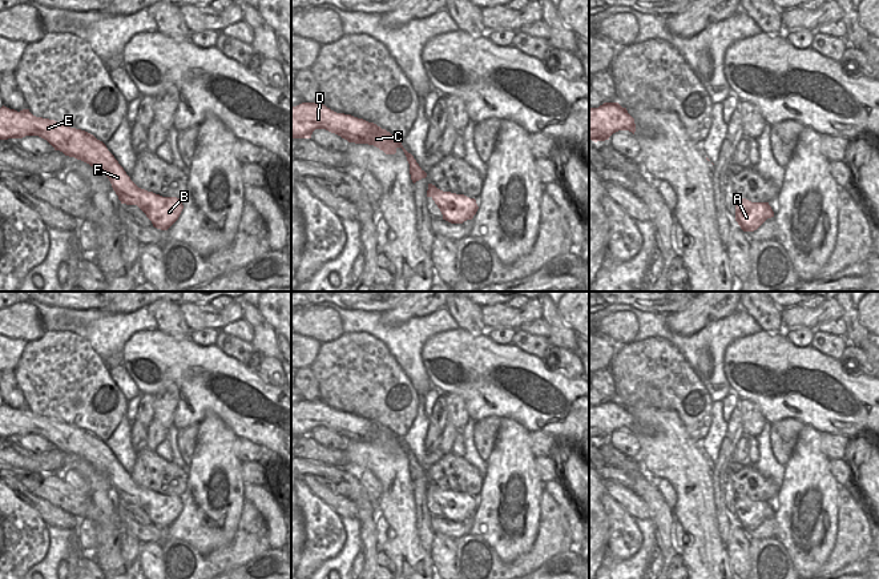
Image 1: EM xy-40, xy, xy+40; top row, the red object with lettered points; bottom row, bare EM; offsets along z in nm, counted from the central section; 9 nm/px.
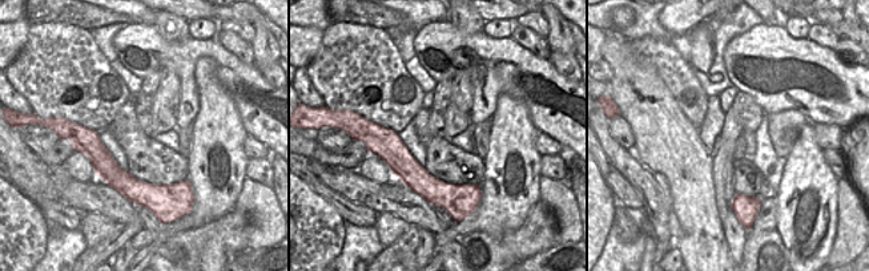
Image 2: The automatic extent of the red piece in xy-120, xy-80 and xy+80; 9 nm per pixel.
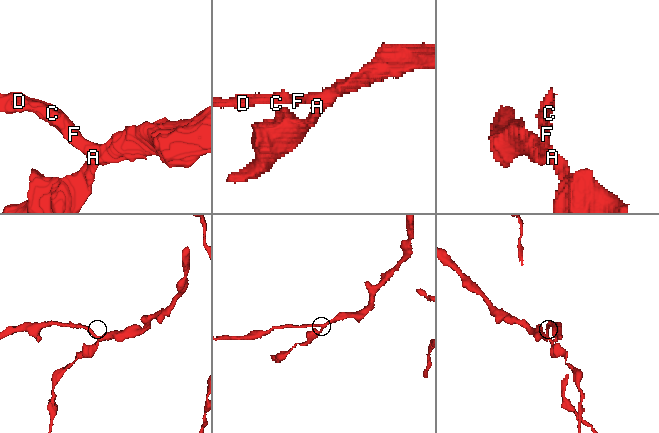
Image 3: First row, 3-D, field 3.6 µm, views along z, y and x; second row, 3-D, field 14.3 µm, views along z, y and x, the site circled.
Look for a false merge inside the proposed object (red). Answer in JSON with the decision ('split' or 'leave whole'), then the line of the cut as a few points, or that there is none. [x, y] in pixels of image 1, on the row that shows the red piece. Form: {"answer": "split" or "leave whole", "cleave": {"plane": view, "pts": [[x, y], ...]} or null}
{"answer": "leave whole", "cleave": null}

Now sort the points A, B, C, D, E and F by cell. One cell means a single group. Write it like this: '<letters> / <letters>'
A B C D E F

